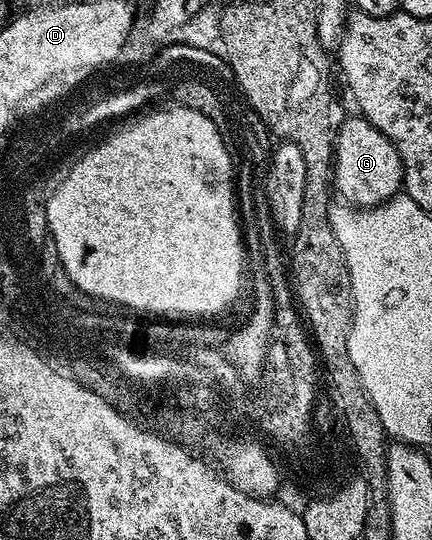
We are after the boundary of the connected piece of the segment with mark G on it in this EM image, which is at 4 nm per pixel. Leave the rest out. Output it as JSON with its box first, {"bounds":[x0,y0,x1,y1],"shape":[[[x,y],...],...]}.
{"bounds":[332,115,403,207],"shape":[[[353,115],[339,124],[334,139],[332,185],[343,202],[355,207],[373,207],[390,200],[403,188],[402,160],[396,147],[372,123]]]}

